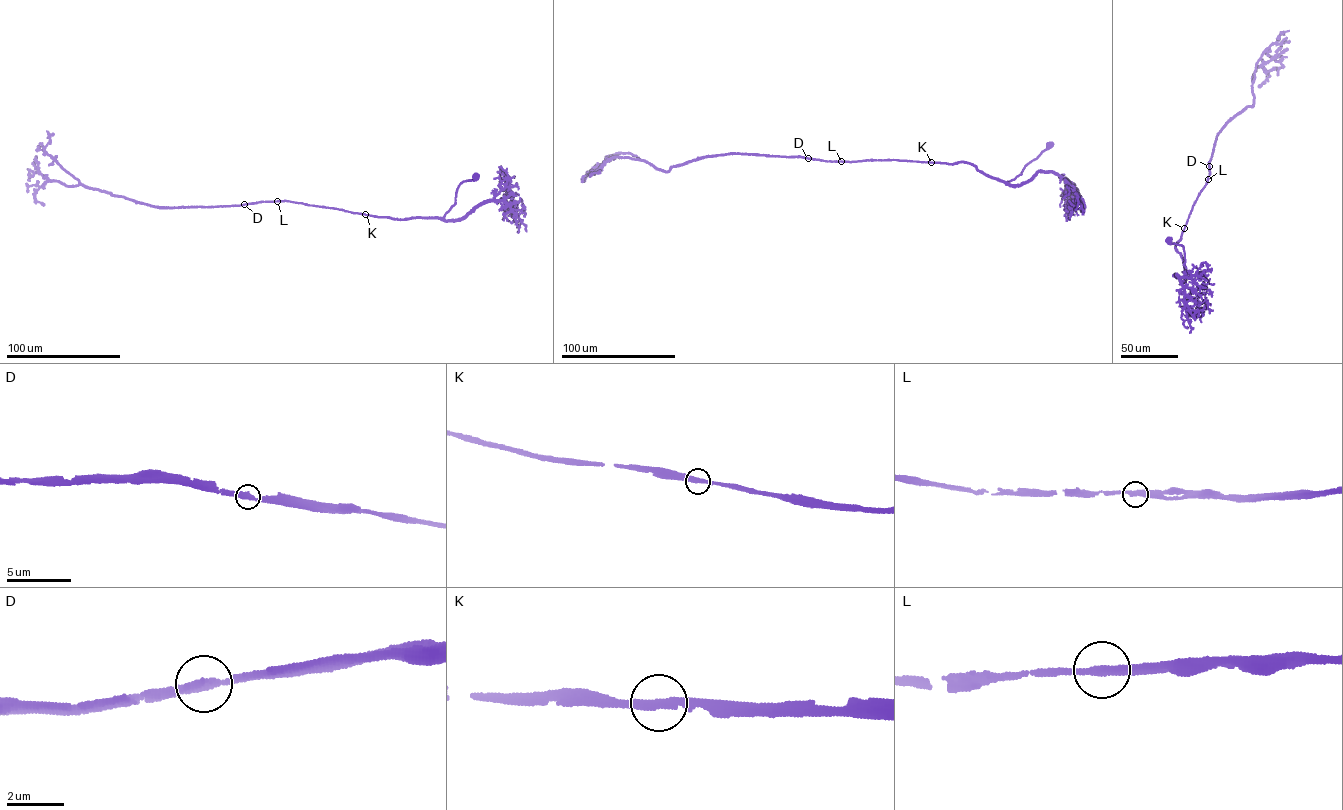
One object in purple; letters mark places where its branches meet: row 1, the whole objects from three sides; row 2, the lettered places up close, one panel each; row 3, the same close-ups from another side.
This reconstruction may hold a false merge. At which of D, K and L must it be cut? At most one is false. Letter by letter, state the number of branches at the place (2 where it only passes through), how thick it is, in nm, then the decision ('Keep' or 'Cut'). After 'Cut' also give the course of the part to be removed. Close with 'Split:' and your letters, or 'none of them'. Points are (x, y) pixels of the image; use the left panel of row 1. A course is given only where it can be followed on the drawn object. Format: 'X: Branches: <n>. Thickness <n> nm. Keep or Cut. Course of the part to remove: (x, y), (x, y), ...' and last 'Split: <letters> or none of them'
D: Branches: 2. Thickness 280 nm. Keep
K: Branches: 2. Thickness 300 nm. Keep
L: Branches: 2. Thickness 280 nm. Keep
Split: none of them

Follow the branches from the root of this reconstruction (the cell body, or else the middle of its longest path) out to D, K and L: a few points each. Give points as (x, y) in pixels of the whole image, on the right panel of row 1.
D: (1168, 239), (1183, 247), (1186, 276), (1183, 259), (1175, 245), (1206, 184), (1209, 166)
K: (1168, 239), (1183, 247), (1186, 276), (1183, 259), (1175, 247), (1184, 228)
L: (1168, 239), (1183, 247), (1186, 276), (1183, 259), (1175, 245), (1208, 179)

